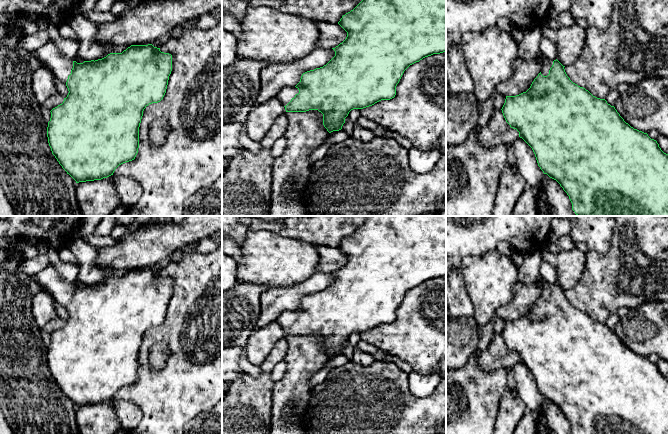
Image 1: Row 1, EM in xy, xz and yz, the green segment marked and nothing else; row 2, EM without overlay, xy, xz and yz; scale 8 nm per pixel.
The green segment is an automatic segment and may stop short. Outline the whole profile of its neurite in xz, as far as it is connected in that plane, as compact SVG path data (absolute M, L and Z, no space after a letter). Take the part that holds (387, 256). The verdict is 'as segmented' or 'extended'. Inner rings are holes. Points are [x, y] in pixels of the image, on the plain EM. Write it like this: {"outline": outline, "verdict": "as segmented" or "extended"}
{"outline": "M365 216L364 223L350 236L342 240L338 248L347 256L346 263L335 272L335 280L323 291L302 298L296 310L279 314L276 321L282 326L286 336L306 336L318 334L323 338L323 349L329 357L339 355L345 347L345 342L353 333L363 333L381 324L390 324L396 319L396 310L404 295L412 288L433 278L446 276L446 216Z", "verdict": "extended"}

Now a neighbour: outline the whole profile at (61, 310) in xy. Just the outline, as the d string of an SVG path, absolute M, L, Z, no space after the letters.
M55 302L55 308L57 310L57 313L58 313L58 317L63 321L63 322L66 322L69 315L68 315L68 312L66 310L66 307L64 307L63 305L61 305L60 303L58 302Z

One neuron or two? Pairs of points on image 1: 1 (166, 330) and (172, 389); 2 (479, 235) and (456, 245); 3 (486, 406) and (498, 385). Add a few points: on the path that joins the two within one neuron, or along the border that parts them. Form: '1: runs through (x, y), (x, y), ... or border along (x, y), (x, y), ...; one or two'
1: runs through (176, 345), (176, 374); one
2: runs through (473, 235), (466, 235), (462, 239); one
3: runs through (486, 401), (486, 397), (493, 390); one

